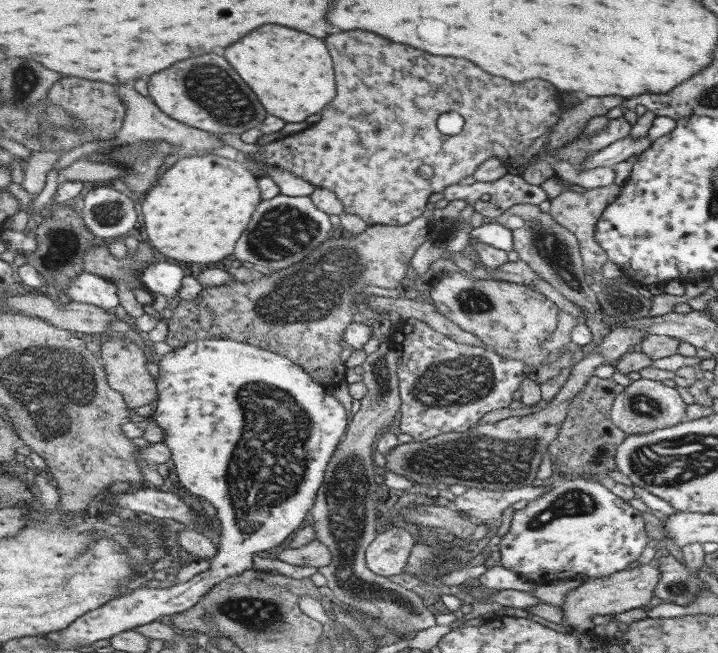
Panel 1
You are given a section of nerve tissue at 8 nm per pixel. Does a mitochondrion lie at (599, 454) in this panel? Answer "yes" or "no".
yes

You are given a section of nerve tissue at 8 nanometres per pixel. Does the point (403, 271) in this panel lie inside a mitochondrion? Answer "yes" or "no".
no

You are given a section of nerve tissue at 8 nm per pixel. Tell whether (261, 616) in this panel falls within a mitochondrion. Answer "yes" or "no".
yes

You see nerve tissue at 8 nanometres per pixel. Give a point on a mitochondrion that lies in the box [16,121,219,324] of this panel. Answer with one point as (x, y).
(110, 214)

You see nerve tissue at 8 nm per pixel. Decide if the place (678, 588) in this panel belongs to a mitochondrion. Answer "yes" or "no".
yes

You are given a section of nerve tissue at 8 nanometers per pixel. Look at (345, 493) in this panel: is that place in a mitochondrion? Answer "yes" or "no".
yes

